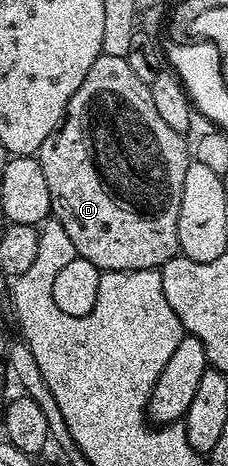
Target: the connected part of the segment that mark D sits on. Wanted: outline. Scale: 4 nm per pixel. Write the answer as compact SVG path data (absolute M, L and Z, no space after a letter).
M102 54L87 69L87 77L83 77L83 85L75 89L71 101L65 110L65 118L62 119L60 127L50 133L47 141L38 149L35 158L43 169L43 177L47 180L47 193L49 194L49 209L52 218L63 225L67 237L71 237L71 245L74 252L80 258L91 261L97 270L103 271L156 271L164 267L167 260L178 254L177 245L177 222L179 221L179 201L183 193L183 177L187 177L187 169L191 162L191 147L185 144L186 136L182 132L171 129L171 125L166 125L163 117L159 117L159 112L155 109L155 101L151 101L149 84L144 83L131 69L128 58L111 57Z

